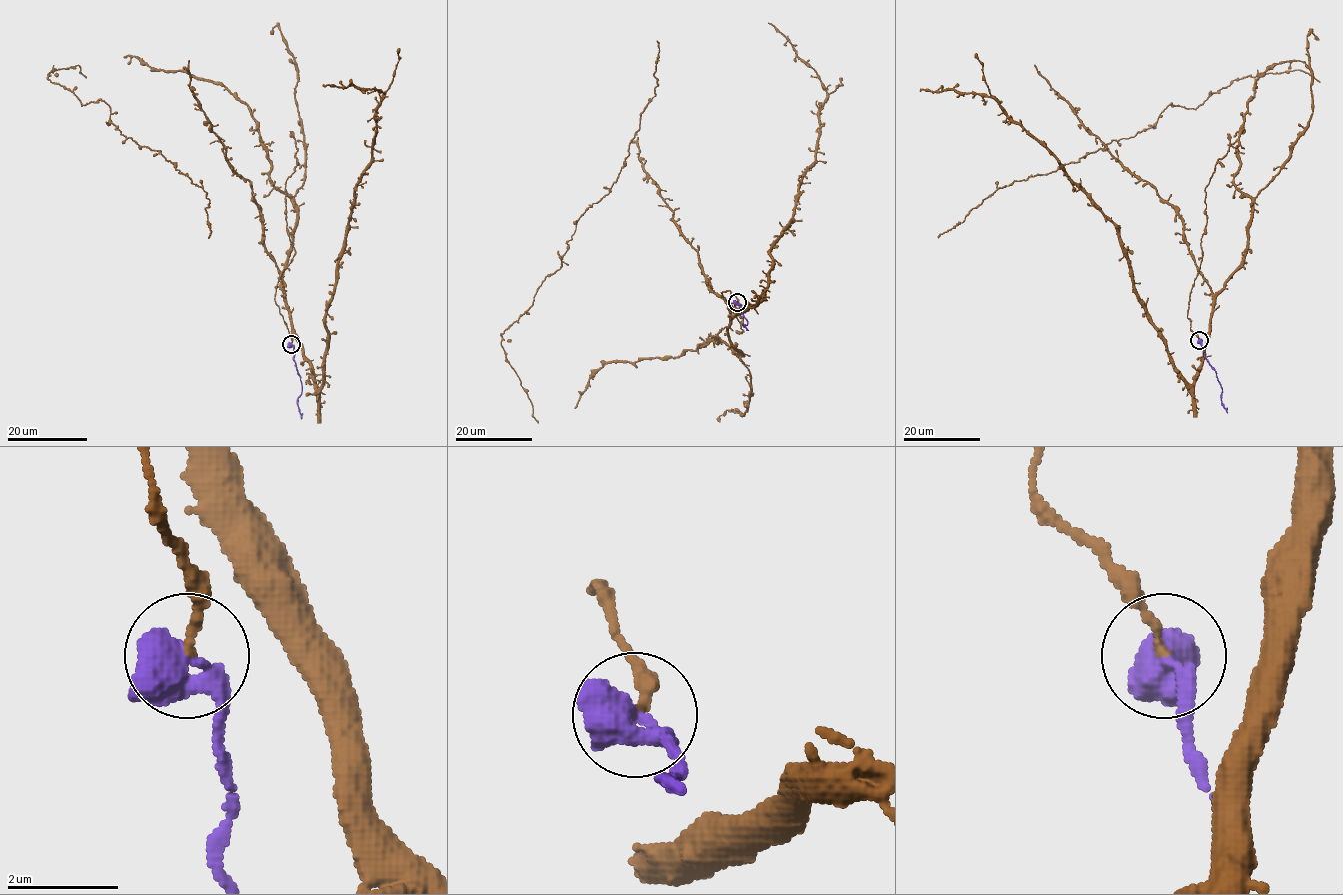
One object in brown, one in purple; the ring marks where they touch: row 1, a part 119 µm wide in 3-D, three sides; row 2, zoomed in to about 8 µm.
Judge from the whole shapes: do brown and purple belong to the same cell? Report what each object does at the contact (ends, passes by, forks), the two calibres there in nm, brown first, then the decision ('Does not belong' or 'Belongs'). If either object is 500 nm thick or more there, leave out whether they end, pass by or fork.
Thickness 140 nm (brown) against 550 nm. Belongs

